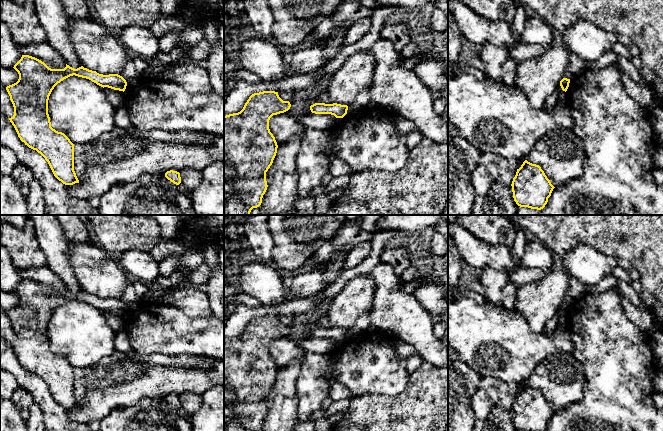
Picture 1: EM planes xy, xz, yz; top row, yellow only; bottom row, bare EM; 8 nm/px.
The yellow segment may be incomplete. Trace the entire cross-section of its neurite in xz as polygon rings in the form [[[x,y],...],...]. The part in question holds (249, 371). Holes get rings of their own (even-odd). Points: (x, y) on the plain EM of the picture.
[[[263,315],[252,318],[240,336],[224,340],[224,431],[259,431],[261,429],[263,419],[265,418],[268,411],[266,405],[266,396],[272,389],[278,372],[275,361],[273,360],[269,353],[269,344],[273,339],[277,339],[288,335],[290,331],[291,331],[290,326],[283,325],[279,321],[278,316]]]

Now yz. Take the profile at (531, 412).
[[[525,384],[512,405],[513,422],[520,431],[545,431],[555,412],[539,389]]]

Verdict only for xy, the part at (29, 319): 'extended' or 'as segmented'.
as segmented

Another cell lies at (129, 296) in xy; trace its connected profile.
[[[130,278],[129,285],[127,286],[122,297],[120,298],[120,300],[122,300],[126,304],[127,308],[135,306],[138,303],[138,301],[141,299],[134,292],[133,287],[131,286],[131,282],[132,278]]]

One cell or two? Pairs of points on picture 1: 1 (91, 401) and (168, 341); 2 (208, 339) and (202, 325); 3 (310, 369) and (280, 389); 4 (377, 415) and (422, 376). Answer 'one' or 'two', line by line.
1: two
2: one
3: two
4: one

